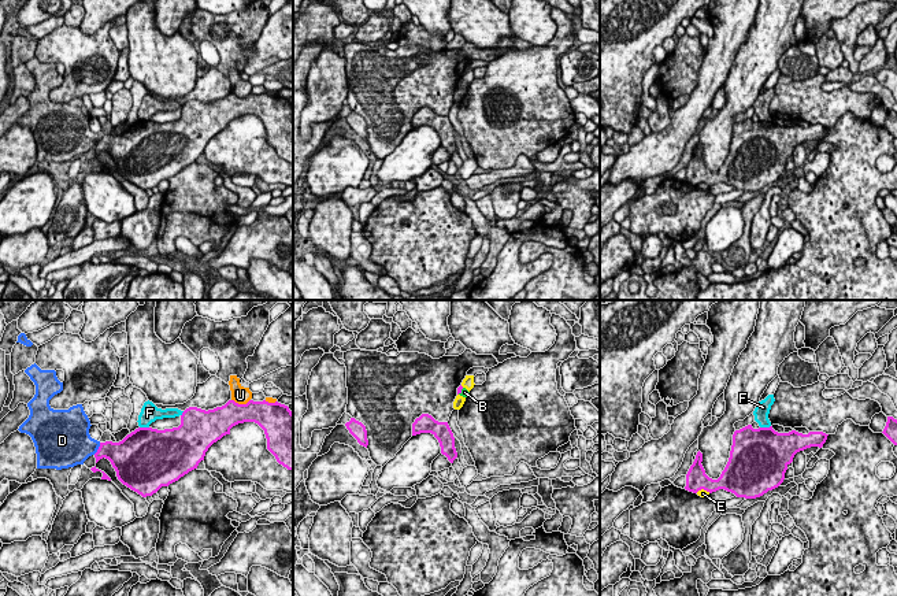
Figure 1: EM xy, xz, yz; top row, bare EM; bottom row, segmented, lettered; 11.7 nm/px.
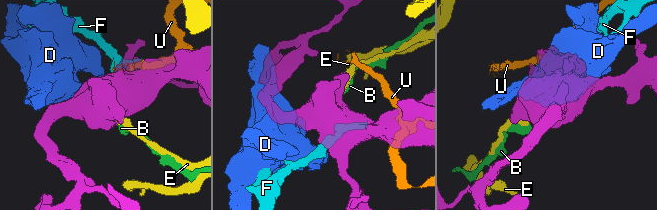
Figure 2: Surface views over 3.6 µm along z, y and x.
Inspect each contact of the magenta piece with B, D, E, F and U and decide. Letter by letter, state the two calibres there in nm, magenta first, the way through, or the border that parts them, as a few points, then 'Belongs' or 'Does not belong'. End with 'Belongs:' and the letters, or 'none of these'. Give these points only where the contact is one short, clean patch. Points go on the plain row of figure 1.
B: Thickness 60 nm (magenta) against 90 nm. Boundary: xz (463, 81), (458, 87). Does not belong
D: Thickness 280 nm (magenta) against 360 nm. Boundary: xy (100, 136), (93, 147). Does not belong
E: Thickness 260 nm (magenta) against 90 nm. Boundary: yz (696, 185), (701, 182), (710, 185). Does not belong
F: Thickness 500 nm (magenta) against 170 nm. Does not belong
U: Thickness 280 nm (magenta) against 200 nm. Does not belong
Belongs: none of these

